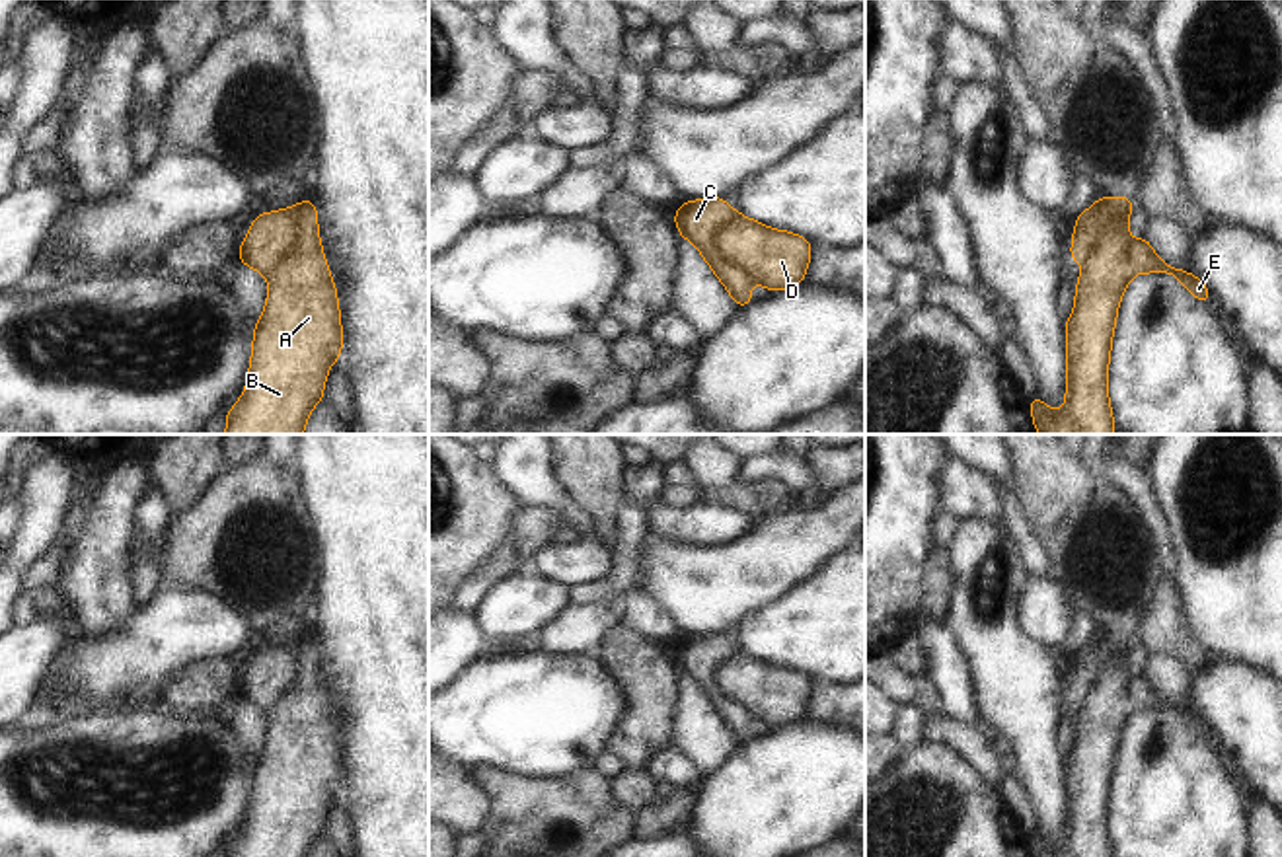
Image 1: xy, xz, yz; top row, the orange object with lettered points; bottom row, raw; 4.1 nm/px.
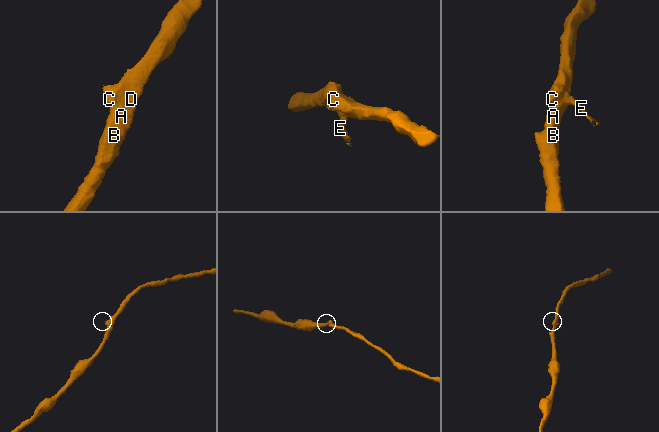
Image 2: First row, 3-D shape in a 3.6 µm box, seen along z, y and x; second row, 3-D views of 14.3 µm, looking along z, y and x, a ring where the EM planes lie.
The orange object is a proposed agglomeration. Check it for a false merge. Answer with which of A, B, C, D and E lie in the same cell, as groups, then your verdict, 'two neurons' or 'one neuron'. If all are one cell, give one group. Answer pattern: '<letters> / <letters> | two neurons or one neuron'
A B D / C E | two neurons

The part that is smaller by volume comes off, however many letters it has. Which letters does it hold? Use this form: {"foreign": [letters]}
{"foreign": ["C", "E"]}

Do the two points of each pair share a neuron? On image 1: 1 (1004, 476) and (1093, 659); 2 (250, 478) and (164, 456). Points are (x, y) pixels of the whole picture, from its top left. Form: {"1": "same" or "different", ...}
{"1": "different", "2": "different"}

